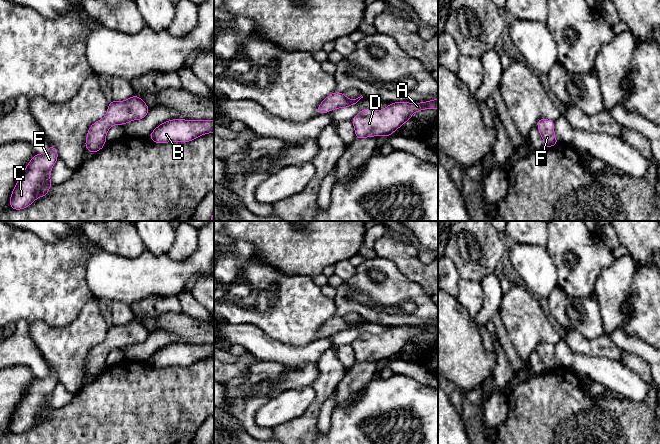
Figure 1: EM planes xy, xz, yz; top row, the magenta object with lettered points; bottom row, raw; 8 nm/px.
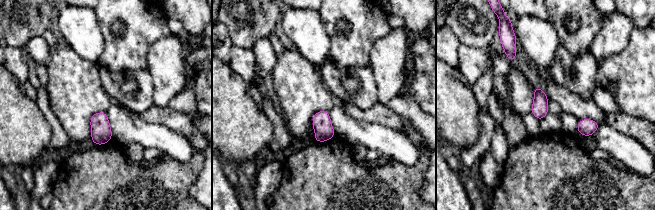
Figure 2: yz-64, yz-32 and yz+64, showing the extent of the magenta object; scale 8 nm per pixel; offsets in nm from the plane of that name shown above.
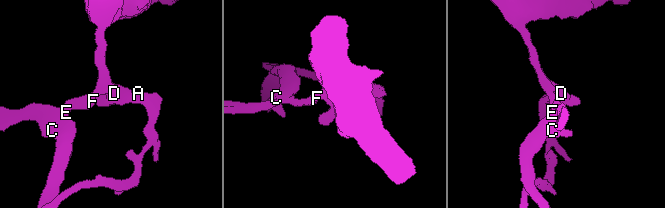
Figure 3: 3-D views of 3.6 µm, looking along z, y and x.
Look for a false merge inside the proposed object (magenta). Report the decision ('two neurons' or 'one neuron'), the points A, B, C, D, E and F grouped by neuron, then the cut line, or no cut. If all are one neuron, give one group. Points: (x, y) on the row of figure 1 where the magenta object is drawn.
one neuron; groups A B C D E F; cut none

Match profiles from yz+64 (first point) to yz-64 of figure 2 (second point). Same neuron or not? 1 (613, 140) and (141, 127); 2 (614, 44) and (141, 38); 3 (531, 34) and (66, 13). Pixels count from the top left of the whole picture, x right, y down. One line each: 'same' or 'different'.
1: same
2: different
3: same

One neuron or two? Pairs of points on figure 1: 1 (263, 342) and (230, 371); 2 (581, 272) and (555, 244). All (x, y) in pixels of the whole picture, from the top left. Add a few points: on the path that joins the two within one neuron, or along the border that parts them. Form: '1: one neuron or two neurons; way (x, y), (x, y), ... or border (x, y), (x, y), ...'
1: two neurons; border (246, 350), (258, 360)
2: one neuron; way (581, 261), (582, 256), (576, 249), (566, 244)

